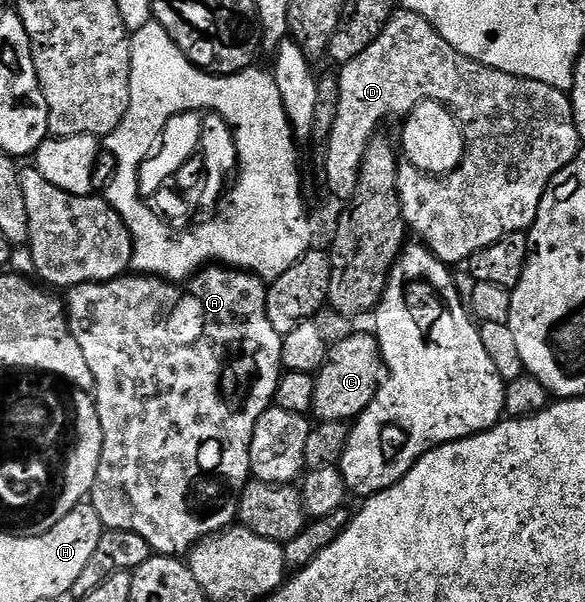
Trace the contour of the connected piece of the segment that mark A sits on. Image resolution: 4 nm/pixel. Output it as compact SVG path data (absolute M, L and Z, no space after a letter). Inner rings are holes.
M221 264L211 265L209 268L203 268L189 279L190 294L181 294L179 287L169 280L163 280L153 276L123 276L113 278L111 282L85 282L79 286L69 287L68 293L65 295L64 305L66 307L66 316L70 320L70 331L76 336L76 344L80 344L80 352L84 352L84 360L88 360L88 366L92 368L92 376L94 377L93 396L96 408L100 412L100 428L104 428L104 452L100 456L100 472L96 472L96 484L92 491L92 504L96 508L96 512L100 516L103 527L106 530L127 530L128 532L136 532L140 536L144 536L144 540L148 540L151 551L158 556L186 556L190 551L198 545L199 542L213 538L216 534L221 534L235 525L238 517L238 502L242 498L242 489L246 483L251 481L252 471L250 469L250 445L252 444L252 436L256 424L260 420L260 416L265 410L271 409L274 393L278 387L278 381L282 379L284 367L282 365L282 339L283 335L276 332L276 328L272 328L272 320L268 320L268 312L266 311L266 292L267 283L259 278L256 274L247 274L245 270L237 268L227 268Z

